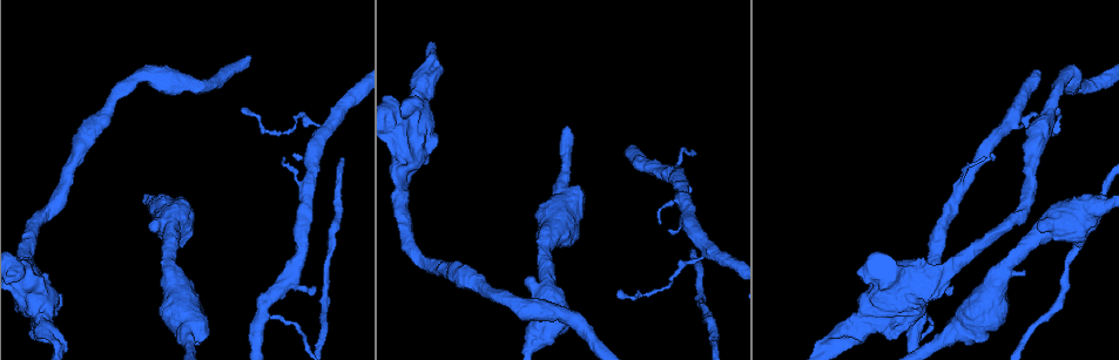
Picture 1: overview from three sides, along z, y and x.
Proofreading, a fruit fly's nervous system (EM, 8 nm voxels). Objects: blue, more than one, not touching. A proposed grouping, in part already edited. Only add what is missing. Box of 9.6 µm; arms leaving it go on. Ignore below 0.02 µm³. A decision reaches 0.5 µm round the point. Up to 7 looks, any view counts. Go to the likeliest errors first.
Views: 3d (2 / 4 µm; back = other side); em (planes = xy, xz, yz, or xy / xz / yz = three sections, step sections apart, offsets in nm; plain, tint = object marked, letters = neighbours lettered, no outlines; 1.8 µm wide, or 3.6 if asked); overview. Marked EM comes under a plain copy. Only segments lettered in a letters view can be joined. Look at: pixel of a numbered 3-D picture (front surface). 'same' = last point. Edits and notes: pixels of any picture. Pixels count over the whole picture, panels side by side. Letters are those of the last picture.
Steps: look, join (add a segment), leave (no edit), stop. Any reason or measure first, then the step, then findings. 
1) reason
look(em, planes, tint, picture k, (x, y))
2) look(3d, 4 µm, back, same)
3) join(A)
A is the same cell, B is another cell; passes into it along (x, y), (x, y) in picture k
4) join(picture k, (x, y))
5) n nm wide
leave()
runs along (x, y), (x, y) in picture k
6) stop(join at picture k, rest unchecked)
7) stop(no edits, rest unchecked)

sudden change in width
look(em, planes, letters, picture 1, (638, 158))

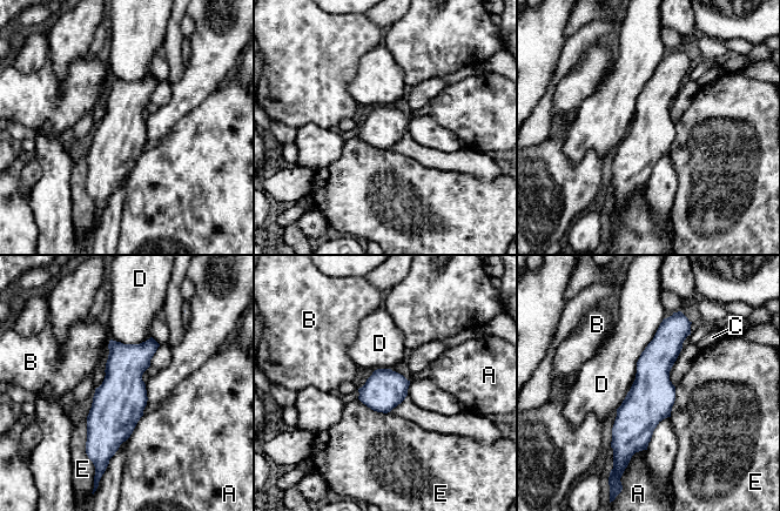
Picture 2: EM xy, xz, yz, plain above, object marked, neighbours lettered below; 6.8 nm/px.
leave()
A, B, C, D and E are other cells; border along (664, 317), (616, 409) in picture 2; no lettered segment goes on from it

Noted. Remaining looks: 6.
sudden change in width
look(em, 3.6 µm, planes, tint, picture 1, (903, 289))

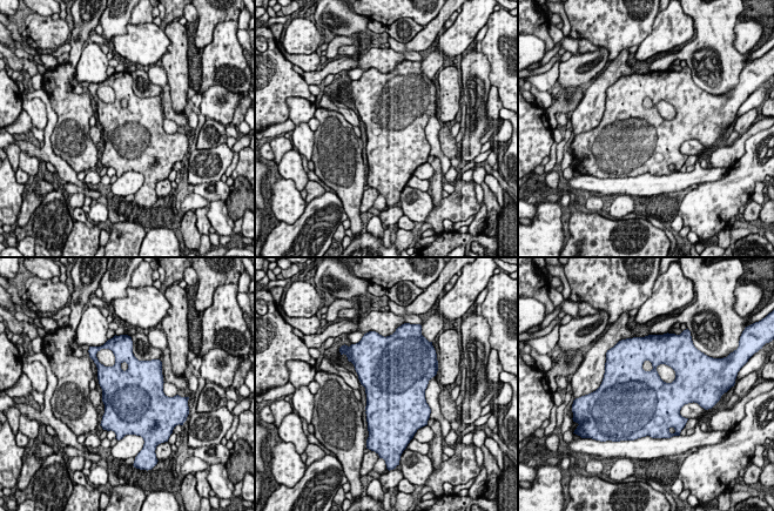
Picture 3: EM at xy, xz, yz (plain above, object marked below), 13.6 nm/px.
look(em, 3.6 µm, planes, letters, same)

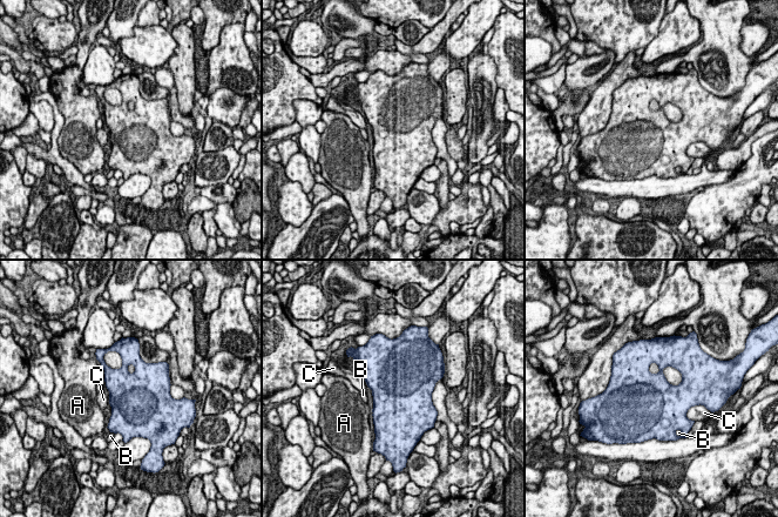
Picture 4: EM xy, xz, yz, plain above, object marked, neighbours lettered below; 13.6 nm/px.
750 nm wide
leave()
A, B and C are other cells; border along (694, 405), (688, 410), (687, 417) in picture 4; none of them fits

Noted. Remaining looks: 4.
tapers out
look(3d, 2 µm, picture 1, (243, 109))

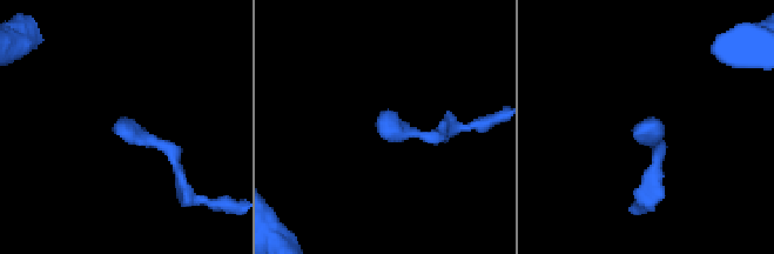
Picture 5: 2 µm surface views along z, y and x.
look(em, planes, letters, picture 5, (637, 127))

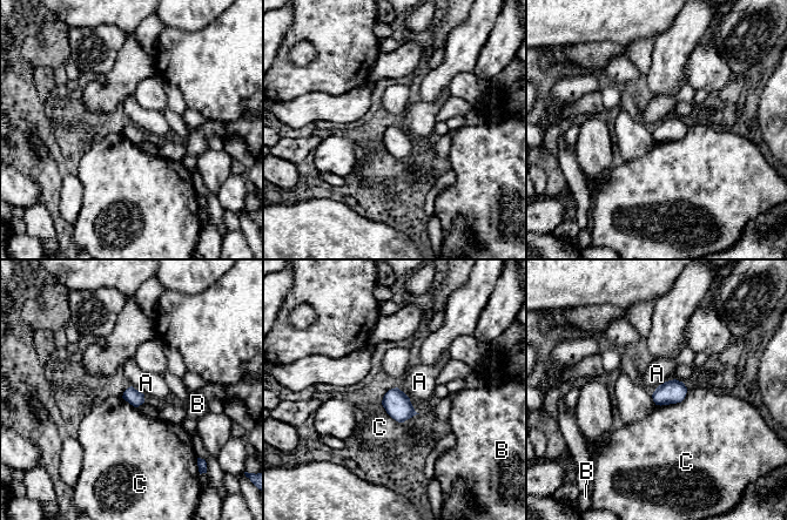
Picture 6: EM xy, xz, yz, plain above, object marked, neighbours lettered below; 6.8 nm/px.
leave()
A, B and C are other cells; border along (132, 385), (143, 394) in picture 6; none of them fits

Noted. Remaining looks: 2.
stop(no edits, rest unchecked)

